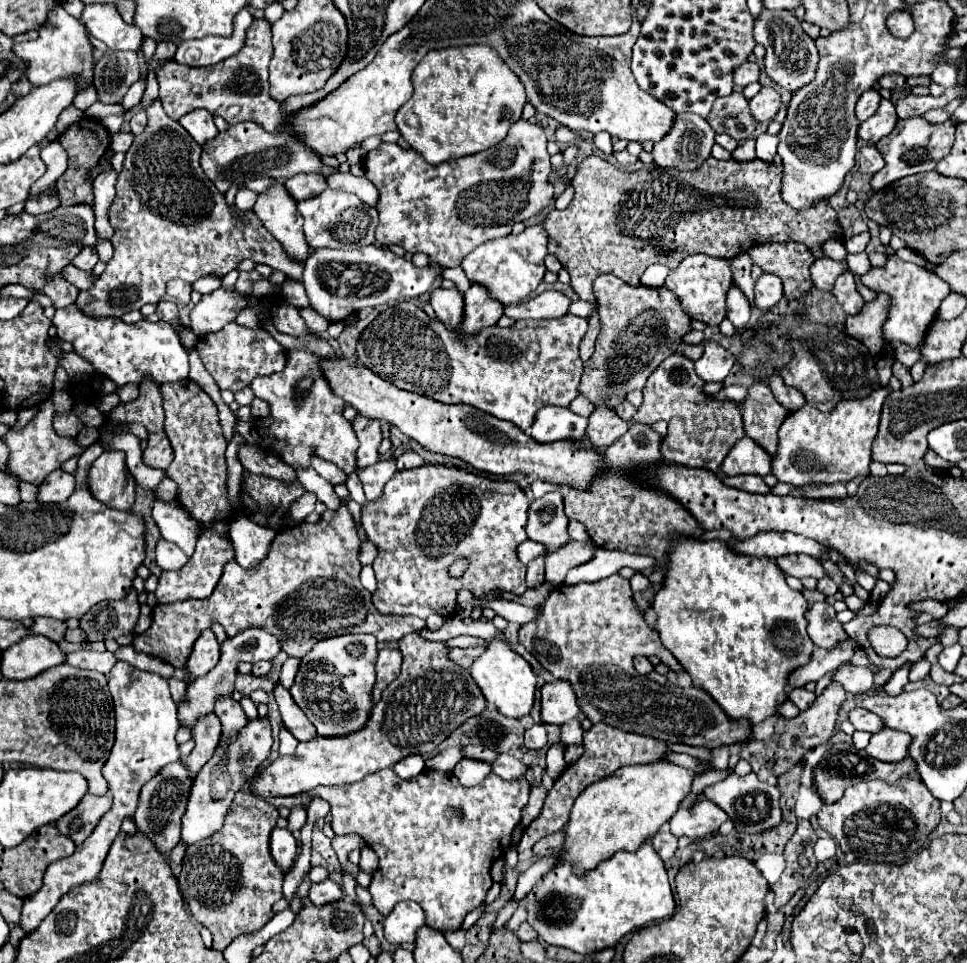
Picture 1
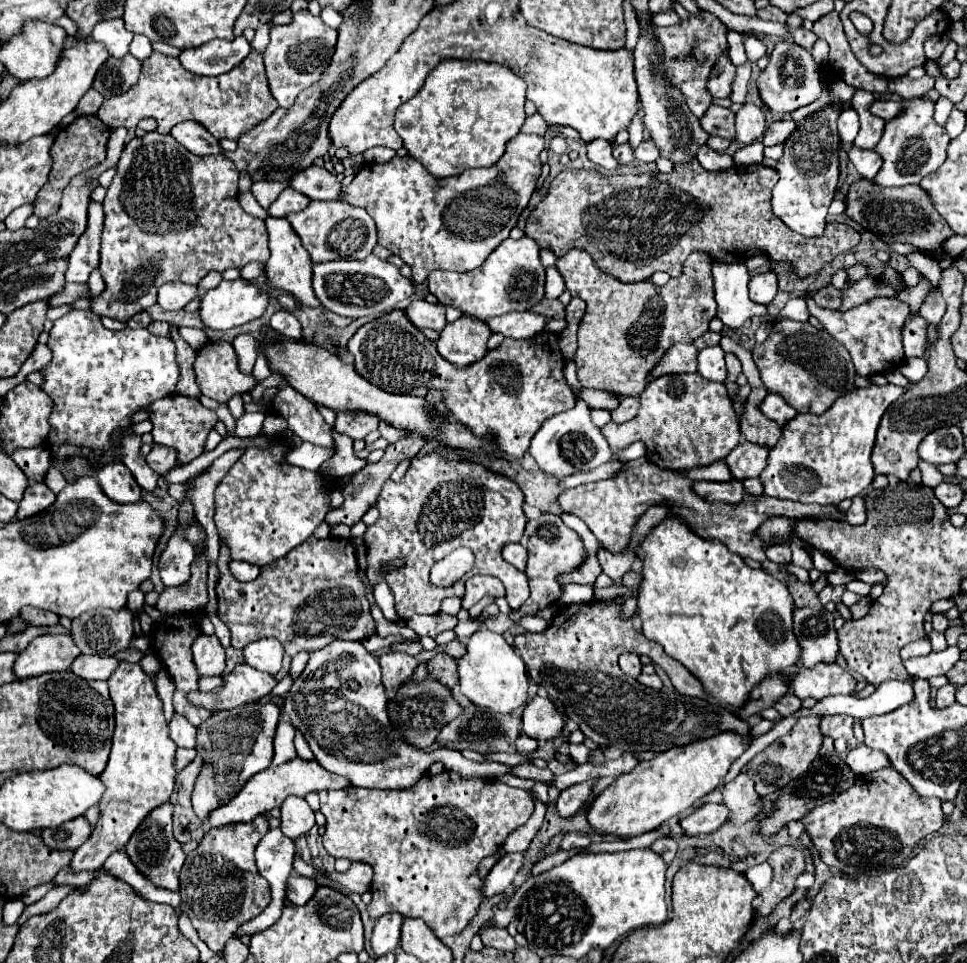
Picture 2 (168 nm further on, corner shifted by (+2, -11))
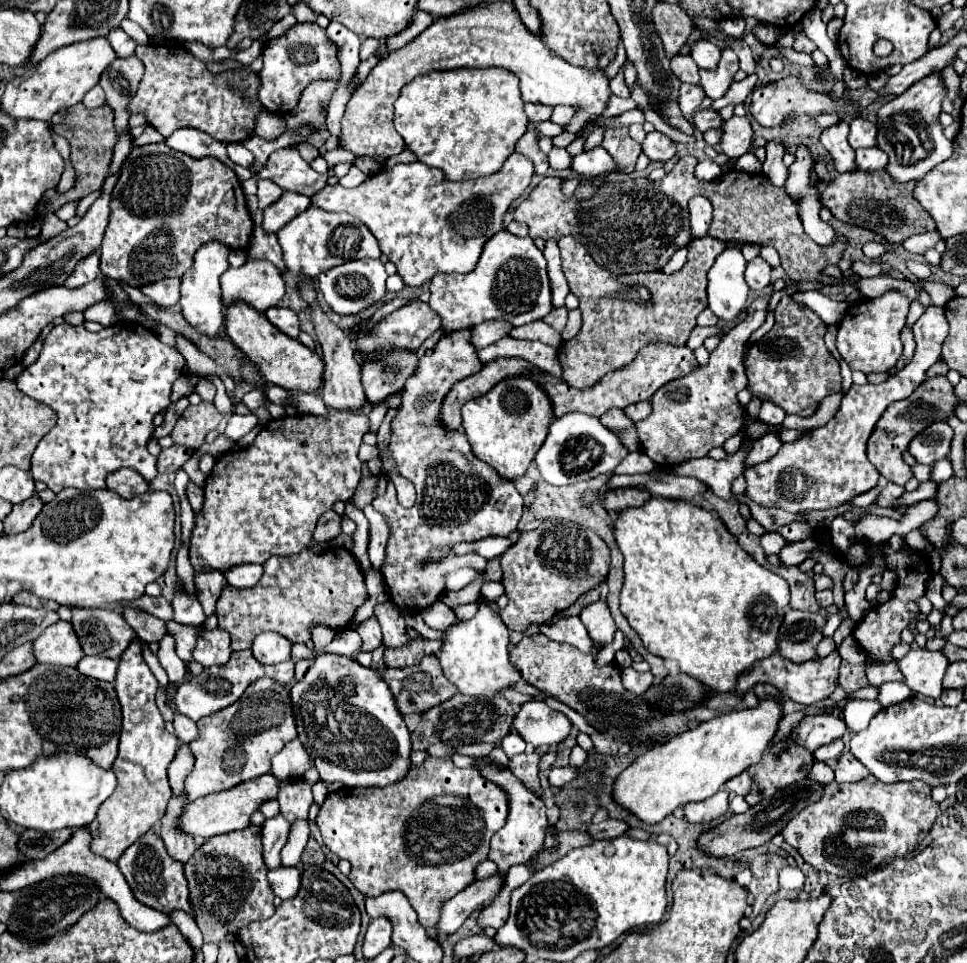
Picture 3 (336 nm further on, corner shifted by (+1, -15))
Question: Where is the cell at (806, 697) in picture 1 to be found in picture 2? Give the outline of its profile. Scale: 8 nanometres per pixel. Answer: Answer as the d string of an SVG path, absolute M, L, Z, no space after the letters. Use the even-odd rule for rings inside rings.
M793 693L785 695L783 699L779 699L779 703L775 703L775 709L777 709L781 715L785 715L785 717L791 715L791 713L795 713L799 707L801 707L801 699L795 697Z

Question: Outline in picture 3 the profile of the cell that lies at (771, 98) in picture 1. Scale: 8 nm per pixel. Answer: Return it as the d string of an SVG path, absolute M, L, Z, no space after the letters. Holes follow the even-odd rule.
M744 115L744 117L732 117L724 123L724 135L722 135L722 141L720 141L720 149L732 157L732 159L738 159L740 155L744 155L748 151L748 147L752 145L752 123L750 123L750 117Z

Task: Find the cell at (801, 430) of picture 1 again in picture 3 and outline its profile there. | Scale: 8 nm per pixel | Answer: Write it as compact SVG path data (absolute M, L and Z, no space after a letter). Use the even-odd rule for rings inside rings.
M944 307L926 309L914 323L916 353L912 361L880 385L852 385L844 395L838 413L824 427L812 429L792 443L784 443L772 459L746 469L746 497L762 507L778 507L798 513L812 509L834 509L876 487L880 473L866 457L868 439L888 405L912 395L912 391L926 379L924 373L940 359L940 349L946 337L948 321Z

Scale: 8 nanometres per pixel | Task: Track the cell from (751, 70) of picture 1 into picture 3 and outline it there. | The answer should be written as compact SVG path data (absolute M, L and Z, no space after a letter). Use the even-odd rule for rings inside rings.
M682 83L682 87L680 87L680 109L684 111L686 117L692 119L696 109L702 105L704 99L706 99L706 93L704 93L702 85Z

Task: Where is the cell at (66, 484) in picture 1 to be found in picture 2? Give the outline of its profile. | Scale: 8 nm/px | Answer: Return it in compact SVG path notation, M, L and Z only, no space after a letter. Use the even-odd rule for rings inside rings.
M31 483L23 493L23 499L19 501L15 519L27 519L43 511L45 507L49 507L53 501L55 501L55 495L45 487L45 483Z

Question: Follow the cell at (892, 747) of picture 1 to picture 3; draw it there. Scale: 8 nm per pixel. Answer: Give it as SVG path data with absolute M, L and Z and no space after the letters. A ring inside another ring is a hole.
M844 753L836 765L836 781L838 783L856 783L868 775L866 767L852 755Z

